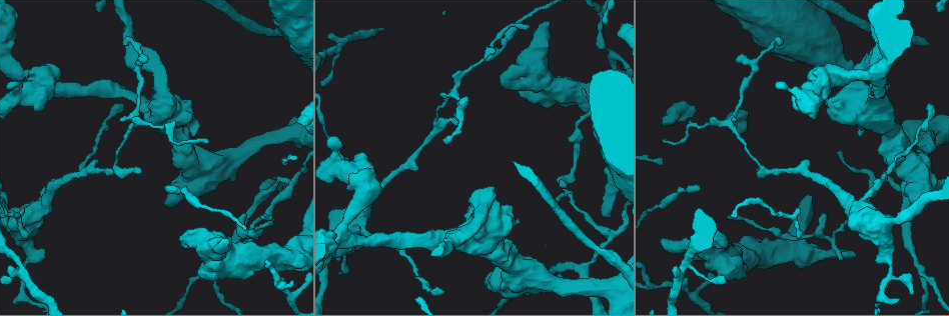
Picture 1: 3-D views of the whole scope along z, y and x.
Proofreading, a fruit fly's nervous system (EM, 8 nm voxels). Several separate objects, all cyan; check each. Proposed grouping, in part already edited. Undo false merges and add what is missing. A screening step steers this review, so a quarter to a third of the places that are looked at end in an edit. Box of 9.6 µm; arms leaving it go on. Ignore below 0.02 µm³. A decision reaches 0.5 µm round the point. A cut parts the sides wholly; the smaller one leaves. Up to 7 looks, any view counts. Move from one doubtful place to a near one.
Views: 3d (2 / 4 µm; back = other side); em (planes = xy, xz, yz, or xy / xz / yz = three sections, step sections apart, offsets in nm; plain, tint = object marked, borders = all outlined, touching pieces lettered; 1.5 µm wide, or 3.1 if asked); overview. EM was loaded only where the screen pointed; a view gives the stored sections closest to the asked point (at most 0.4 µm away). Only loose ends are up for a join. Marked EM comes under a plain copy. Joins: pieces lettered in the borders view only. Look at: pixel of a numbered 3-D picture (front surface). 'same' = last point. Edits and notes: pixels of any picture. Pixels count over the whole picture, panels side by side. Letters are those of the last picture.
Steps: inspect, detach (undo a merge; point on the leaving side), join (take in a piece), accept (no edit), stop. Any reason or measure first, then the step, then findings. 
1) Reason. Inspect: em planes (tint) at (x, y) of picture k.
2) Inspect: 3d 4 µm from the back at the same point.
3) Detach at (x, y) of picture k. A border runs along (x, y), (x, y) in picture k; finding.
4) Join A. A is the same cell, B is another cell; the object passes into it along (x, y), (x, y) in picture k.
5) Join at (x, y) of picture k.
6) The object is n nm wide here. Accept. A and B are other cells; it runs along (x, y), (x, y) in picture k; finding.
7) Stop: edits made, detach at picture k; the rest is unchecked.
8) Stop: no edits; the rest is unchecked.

Sudden change in width. Inspect: em xz step 8 (tint) at (612, 181) of picture 1.

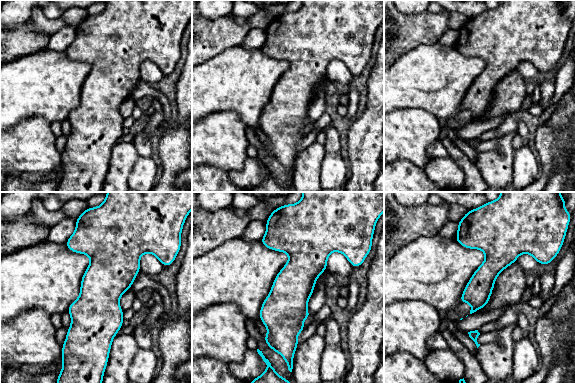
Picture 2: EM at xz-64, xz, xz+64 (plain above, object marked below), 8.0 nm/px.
Inspect: em planes (tint) at the same point.

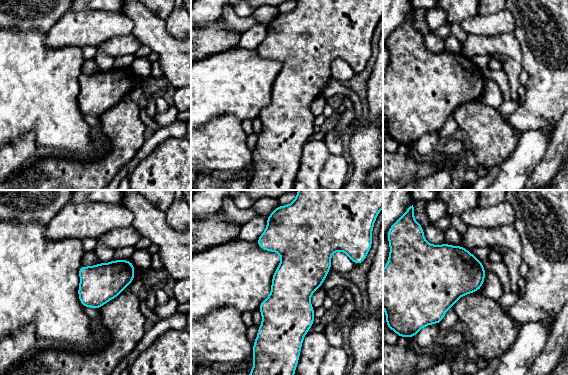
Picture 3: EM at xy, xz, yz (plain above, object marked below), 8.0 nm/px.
Inspect: em planes (borders) at the same point.

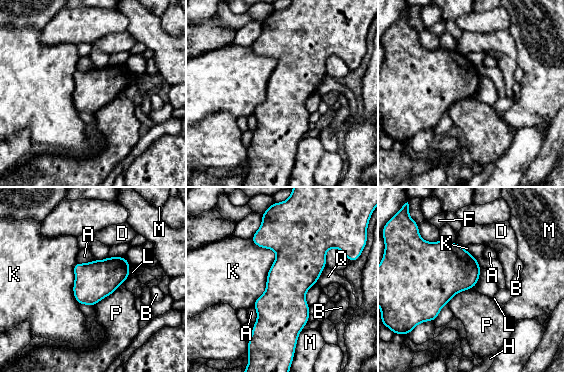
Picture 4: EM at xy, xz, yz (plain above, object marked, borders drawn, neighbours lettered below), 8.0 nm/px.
Accept. A, B, D, F, H, K, L, M, P and Q are other cells; a border runs along (251, 238), (276, 254), (253, 305) in picture 4; all the same neuron.

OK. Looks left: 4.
Thick turns thin. Inspect: em planes (tint) at (885, 252) of picture 1.

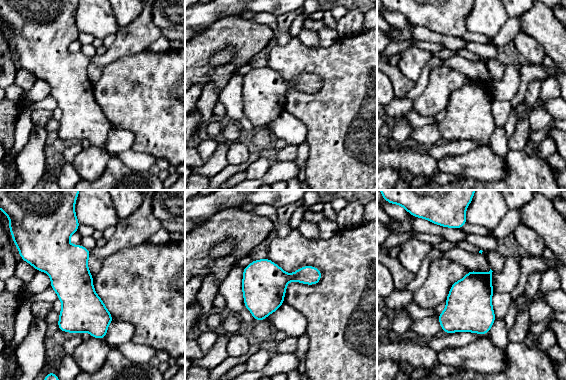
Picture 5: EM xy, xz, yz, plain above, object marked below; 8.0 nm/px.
What lies round it. Inspect: em planes (borders) at the same point.

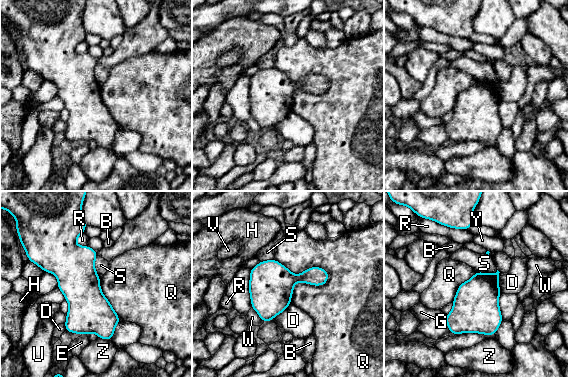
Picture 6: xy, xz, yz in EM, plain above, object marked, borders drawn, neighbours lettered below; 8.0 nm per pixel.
The object is 320 nm wide here. Accept. B, D, E, G, H, Q, R, S, U, V, W, Y and Z are other cells; it runs along (72, 238), (81, 290), (109, 337) in picture 6; continuous, no second neuron.

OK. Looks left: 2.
Stop: no edits; the rest is unchecked.

